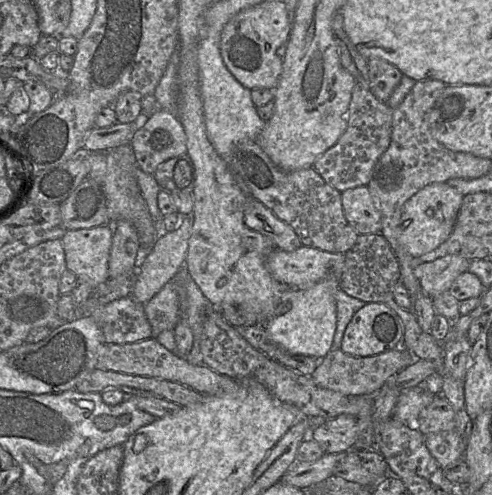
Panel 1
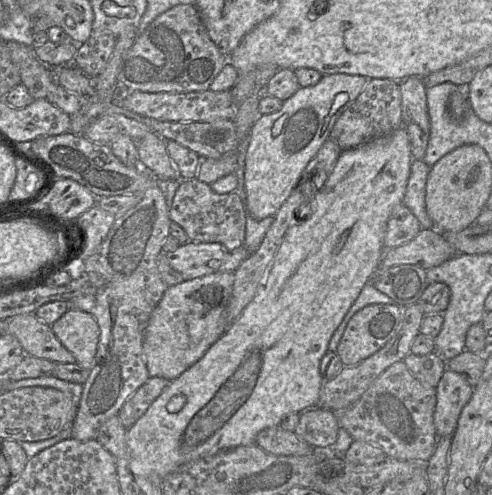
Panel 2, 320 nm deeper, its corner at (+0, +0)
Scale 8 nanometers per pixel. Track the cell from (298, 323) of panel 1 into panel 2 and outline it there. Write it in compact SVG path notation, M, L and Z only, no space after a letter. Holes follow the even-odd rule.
M404 126L393 132L367 142L361 146L344 150L340 154L333 171L324 186L319 189L311 202L303 202L297 209L297 222L286 231L268 271L261 281L251 302L242 311L225 333L195 362L188 370L169 382L168 386L152 402L146 412L126 431L126 441L130 452L130 470L135 475L156 474L164 478L180 466L203 457L212 456L220 451L256 444L256 437L262 430L279 425L282 418L290 413L301 413L317 407L324 380L320 374L320 362L328 351L329 341L344 316L359 296L363 286L371 283L380 267L385 253L384 237L388 219L393 209L403 202L413 157L409 135Z

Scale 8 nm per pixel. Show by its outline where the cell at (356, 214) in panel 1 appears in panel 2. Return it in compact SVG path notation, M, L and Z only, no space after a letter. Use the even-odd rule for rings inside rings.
M398 204L392 211L384 237L385 250L400 246L415 238L422 227L418 219L403 204Z

